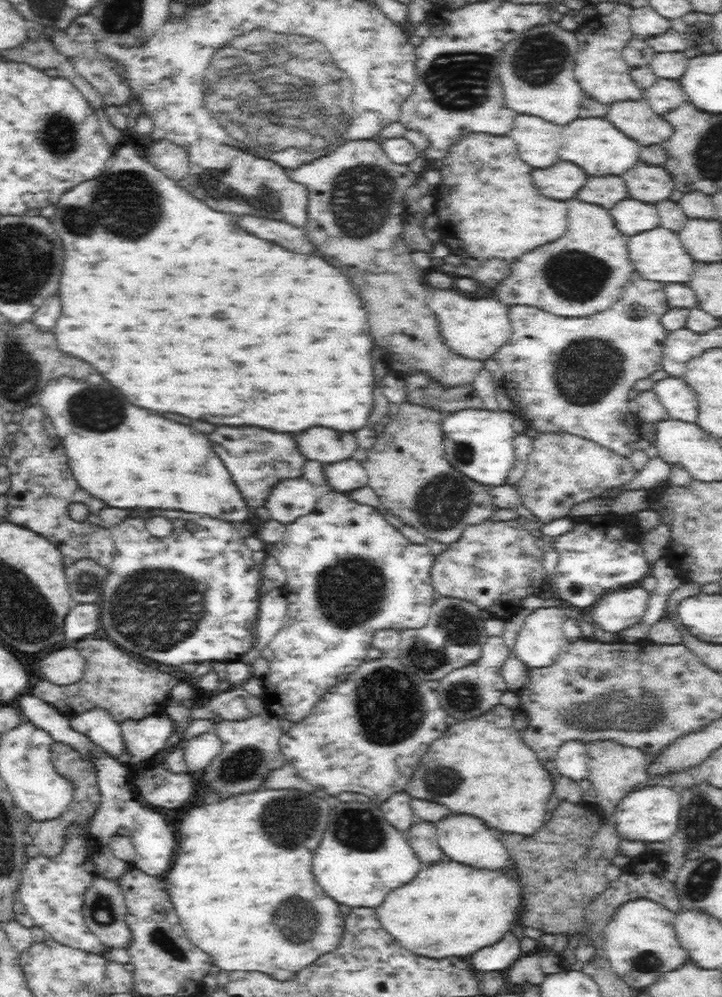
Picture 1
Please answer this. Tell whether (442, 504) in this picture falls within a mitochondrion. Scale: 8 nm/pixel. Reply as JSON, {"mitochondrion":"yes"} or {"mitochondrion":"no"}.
{"mitochondrion":"yes"}

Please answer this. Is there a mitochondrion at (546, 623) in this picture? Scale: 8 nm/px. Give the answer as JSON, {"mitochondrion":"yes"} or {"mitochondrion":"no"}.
{"mitochondrion":"no"}

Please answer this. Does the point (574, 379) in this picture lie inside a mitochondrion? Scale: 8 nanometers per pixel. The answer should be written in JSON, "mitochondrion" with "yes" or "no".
{"mitochondrion":"yes"}

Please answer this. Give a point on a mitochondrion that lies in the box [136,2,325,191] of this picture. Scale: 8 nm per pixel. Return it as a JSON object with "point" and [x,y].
{"point":[280,156]}

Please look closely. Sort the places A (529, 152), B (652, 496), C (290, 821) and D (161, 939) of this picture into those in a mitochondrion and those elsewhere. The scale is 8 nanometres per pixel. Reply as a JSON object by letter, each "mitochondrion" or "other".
{"A":"other","B":"other","C":"mitochondrion","D":"mitochondrion"}

